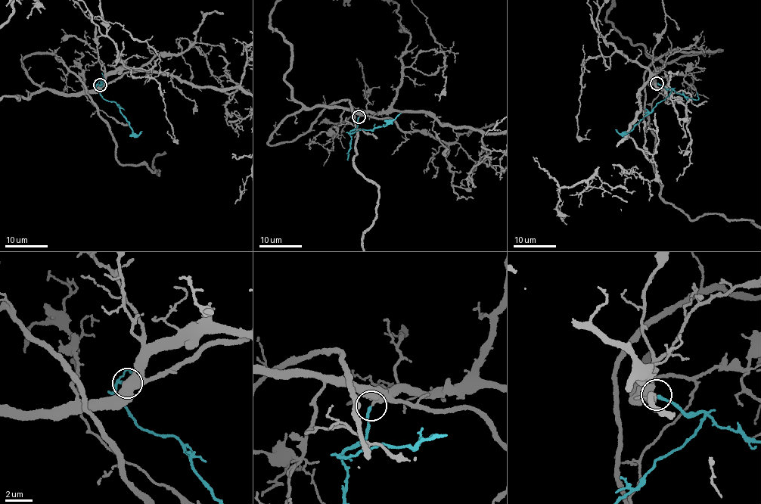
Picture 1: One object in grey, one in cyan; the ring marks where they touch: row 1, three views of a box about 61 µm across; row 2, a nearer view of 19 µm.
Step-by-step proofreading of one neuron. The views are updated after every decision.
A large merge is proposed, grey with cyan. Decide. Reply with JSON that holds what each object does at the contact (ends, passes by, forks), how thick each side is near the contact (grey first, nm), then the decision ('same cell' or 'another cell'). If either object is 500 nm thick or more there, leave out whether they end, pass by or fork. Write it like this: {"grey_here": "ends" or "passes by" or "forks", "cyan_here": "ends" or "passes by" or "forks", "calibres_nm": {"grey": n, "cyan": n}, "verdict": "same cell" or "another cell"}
{"calibres_nm": {"grey": 500, "cyan": 200}, "verdict": "same cell"}

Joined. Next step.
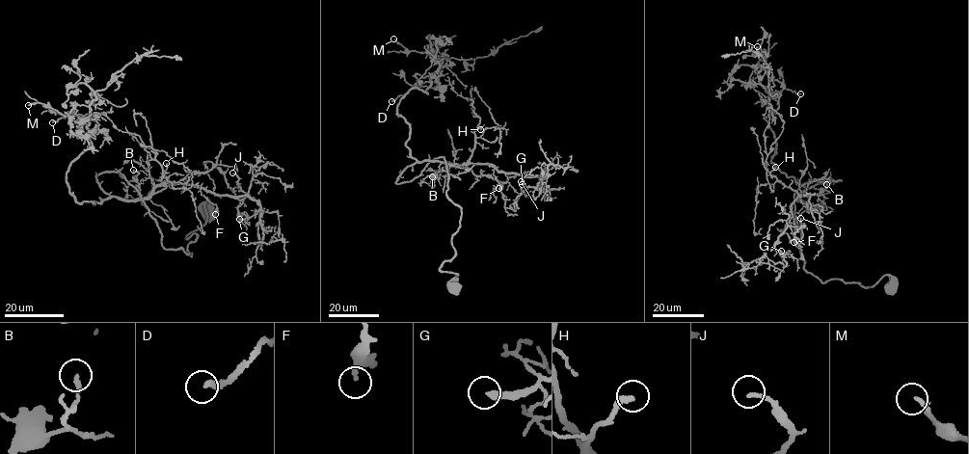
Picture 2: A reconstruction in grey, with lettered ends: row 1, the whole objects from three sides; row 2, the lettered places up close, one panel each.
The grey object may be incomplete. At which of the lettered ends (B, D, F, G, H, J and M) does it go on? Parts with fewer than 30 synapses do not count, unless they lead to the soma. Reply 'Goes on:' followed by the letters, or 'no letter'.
Goes on: D, H

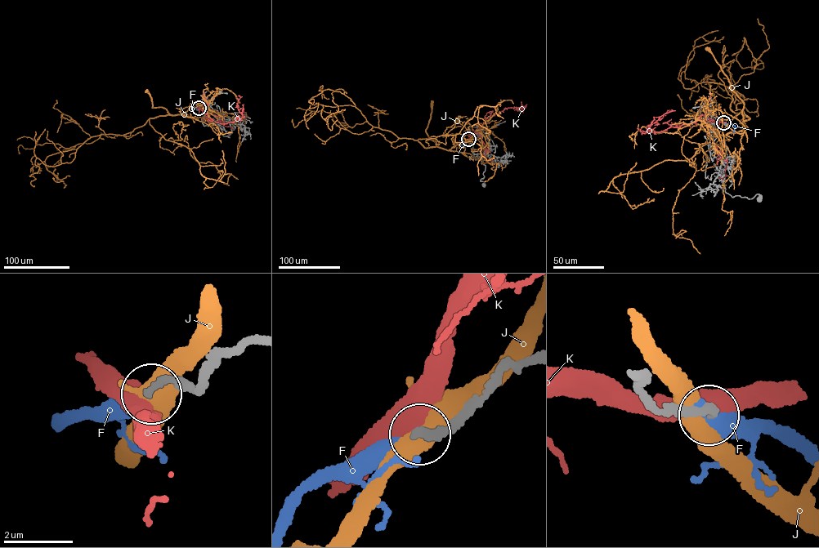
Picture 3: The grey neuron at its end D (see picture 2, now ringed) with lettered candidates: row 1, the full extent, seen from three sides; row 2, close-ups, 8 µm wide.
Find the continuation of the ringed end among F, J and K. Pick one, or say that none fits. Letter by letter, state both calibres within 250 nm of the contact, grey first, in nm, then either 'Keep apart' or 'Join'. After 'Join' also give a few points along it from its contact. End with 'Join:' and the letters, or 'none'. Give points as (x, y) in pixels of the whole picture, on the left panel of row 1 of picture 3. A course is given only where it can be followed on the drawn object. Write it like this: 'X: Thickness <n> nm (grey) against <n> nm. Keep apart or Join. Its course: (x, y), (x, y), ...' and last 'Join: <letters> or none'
F: Thickness 340 nm (grey) against 360 nm. Keep apart
J: Thickness 360 nm (grey) against 440 nm. Keep apart
K: Thickness 260 nm (grey) against 500 nm. Keep apart
Join: none

